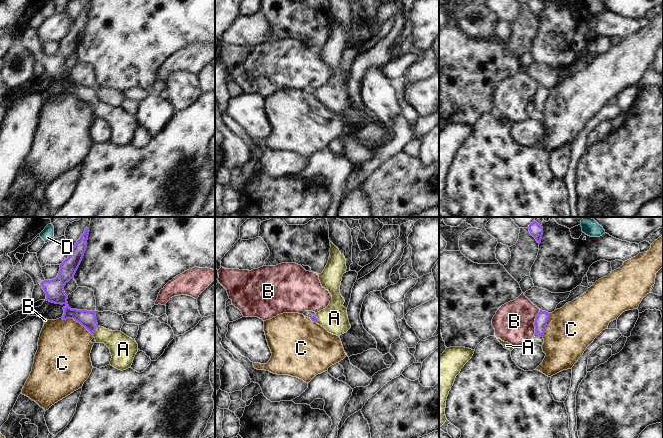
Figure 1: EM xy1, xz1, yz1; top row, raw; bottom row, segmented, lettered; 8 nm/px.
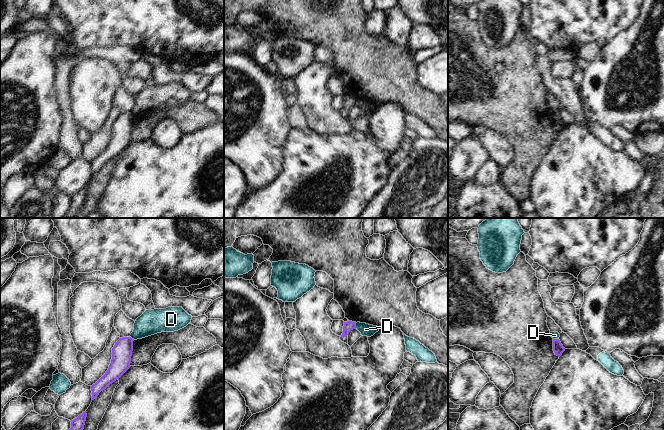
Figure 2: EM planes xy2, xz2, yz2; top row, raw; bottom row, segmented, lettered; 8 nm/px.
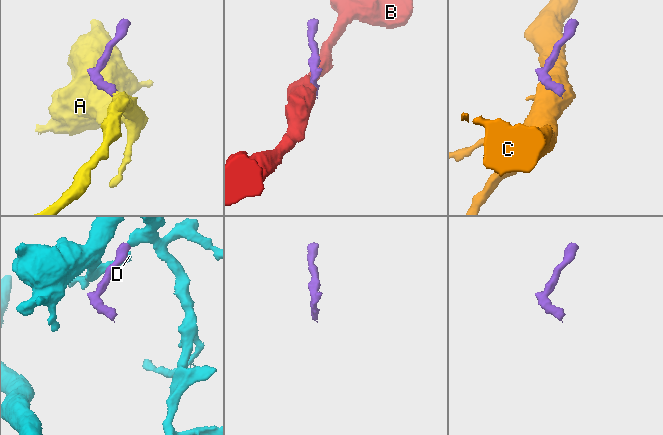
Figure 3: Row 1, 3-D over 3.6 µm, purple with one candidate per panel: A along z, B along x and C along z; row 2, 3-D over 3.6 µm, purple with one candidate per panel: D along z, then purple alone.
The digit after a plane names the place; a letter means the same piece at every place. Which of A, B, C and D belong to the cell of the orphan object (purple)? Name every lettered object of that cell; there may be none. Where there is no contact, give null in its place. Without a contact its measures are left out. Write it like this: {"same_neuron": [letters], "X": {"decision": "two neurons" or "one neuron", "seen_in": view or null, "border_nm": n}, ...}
{"same_neuron": ["A"], "A": {"decision": "one neuron", "seen_in": "xy1", "border_nm": 90}, "B": {"decision": "two neurons", "seen_in": "yz1", "border_nm": 200}, "C": {"decision": "two neurons", "seen_in": "xy1", "border_nm": 300}, "D": {"decision": "two neurons", "seen_in": "xz2", "border_nm": 50}}

